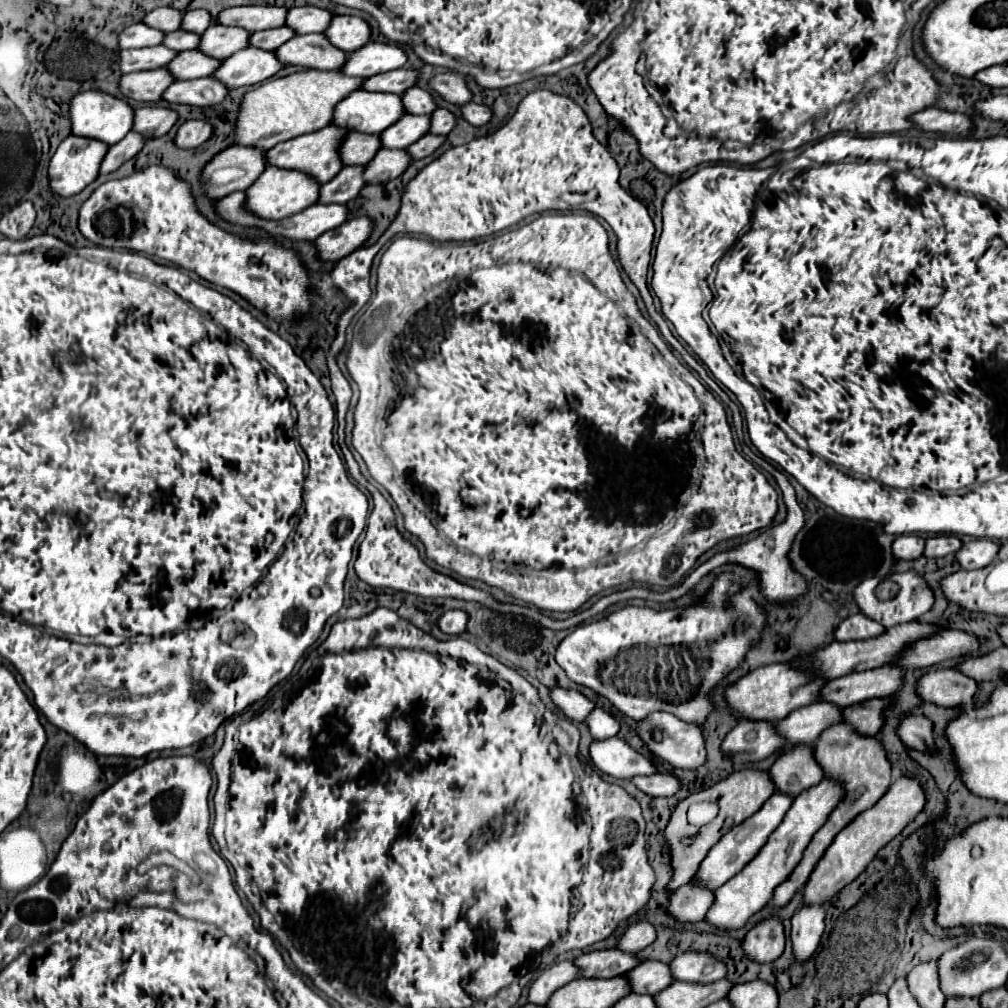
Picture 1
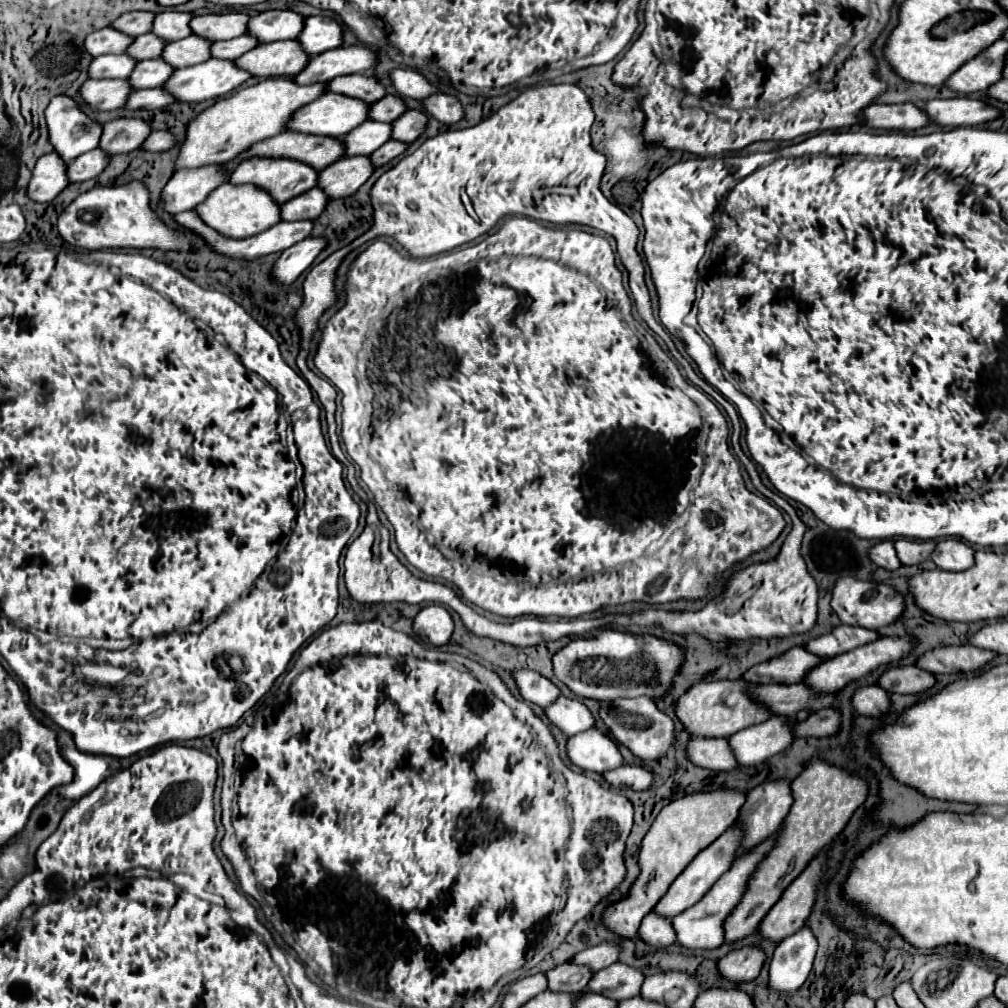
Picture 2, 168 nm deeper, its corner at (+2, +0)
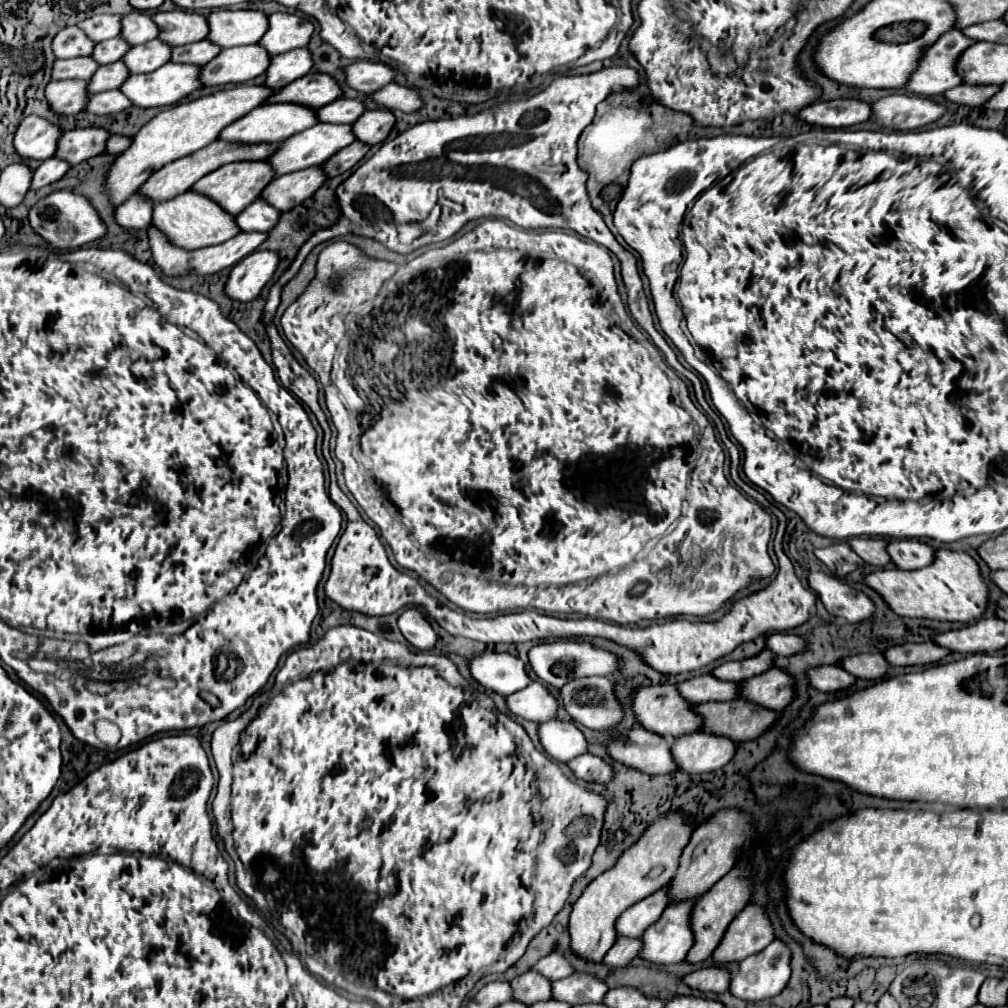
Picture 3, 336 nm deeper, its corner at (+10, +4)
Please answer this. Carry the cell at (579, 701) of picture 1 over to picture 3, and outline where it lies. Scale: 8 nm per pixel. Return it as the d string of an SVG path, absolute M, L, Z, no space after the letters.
M482 651L482 653L476 653L468 659L468 665L470 665L470 673L472 677L486 689L492 689L500 695L510 695L512 691L520 691L520 687L526 687L526 683L530 683L530 677L526 675L524 671L524 663L510 655L510 653L496 653L496 651Z

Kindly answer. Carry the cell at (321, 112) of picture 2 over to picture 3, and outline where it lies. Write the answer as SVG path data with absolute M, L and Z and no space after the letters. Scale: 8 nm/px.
M272 103L272 105L256 107L244 117L230 123L220 131L218 139L228 143L240 143L240 145L256 145L256 143L274 145L288 139L288 135L294 135L296 131L304 131L304 127L312 127L312 125L316 125L314 109L308 109L304 105L294 105L294 103Z

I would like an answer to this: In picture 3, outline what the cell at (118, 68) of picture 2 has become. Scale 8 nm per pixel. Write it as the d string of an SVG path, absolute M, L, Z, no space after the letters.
M76 57L76 59L64 59L54 61L52 67L52 79L90 79L92 71L96 71L96 63L92 63L92 57Z

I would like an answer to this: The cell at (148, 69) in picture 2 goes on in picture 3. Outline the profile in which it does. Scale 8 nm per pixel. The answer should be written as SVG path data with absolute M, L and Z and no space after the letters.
M120 61L104 65L104 67L98 67L96 73L88 81L88 87L86 87L88 95L118 89L120 83L124 83L126 77L128 77L128 71L124 71L124 63L120 63Z

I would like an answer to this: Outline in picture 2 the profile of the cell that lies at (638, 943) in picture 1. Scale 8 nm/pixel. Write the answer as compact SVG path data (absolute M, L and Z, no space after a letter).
M600 943L596 947L576 953L572 961L580 963L580 965L588 965L592 971L600 971L600 969L616 963L620 951L622 951L620 943Z

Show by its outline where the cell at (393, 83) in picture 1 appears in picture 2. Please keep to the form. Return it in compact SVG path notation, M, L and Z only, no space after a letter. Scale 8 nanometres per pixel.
M346 75L340 79L332 79L332 83L328 83L328 91L356 97L366 103L376 103L386 95L384 85L372 75Z

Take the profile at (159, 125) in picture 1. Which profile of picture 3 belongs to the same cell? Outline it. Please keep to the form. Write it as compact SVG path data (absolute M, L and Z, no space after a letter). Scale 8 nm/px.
M100 127L64 131L58 141L54 157L66 161L68 165L82 163L84 159L104 153L104 143L108 137L110 135L106 131L100 131Z

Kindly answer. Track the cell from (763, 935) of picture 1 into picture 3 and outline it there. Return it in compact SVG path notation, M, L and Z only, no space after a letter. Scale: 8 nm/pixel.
M708 967L694 971L682 979L684 985L696 991L710 991L710 993L724 993L728 989L728 975L730 971L724 967Z

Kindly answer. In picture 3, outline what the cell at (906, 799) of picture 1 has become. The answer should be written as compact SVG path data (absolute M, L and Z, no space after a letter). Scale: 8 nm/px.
M746 905L728 925L720 947L714 949L712 961L716 965L738 963L774 941L774 931L762 907Z

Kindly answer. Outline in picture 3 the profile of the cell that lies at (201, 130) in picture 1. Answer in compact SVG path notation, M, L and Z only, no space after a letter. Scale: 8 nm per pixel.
M114 135L106 141L106 151L104 153L110 153L110 155L118 155L120 151L124 151L124 147L128 147L130 143L130 137L122 137L122 135Z

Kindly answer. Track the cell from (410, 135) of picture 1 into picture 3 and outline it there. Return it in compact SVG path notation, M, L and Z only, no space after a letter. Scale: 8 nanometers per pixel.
M316 123L288 139L284 139L282 143L278 143L274 147L274 151L266 157L266 163L272 167L272 171L276 175L284 175L284 173L292 173L292 171L302 171L306 167L314 167L314 165L322 165L328 157L332 157L336 151L340 151L342 147L354 143L356 137L352 135L352 127L350 125L332 125L332 123Z

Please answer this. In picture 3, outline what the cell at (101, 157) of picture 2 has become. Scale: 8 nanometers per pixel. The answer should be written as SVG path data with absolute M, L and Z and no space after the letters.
M46 159L42 161L34 173L32 173L32 183L30 183L30 189L40 189L44 185L50 185L58 179L62 179L68 171L68 163L60 163L58 159Z

